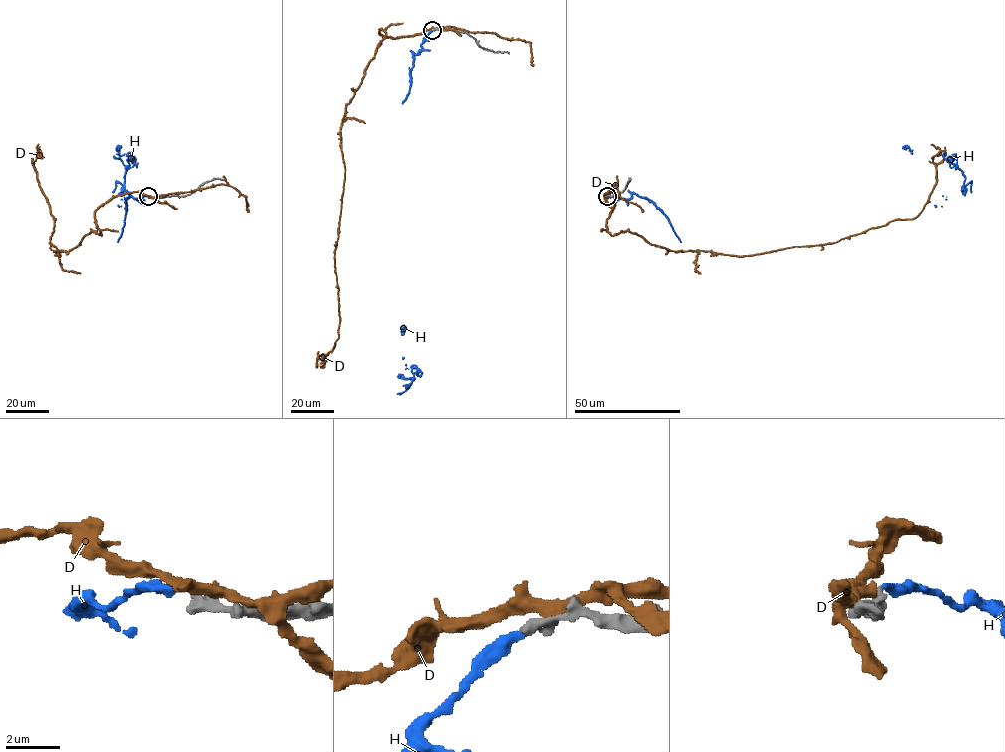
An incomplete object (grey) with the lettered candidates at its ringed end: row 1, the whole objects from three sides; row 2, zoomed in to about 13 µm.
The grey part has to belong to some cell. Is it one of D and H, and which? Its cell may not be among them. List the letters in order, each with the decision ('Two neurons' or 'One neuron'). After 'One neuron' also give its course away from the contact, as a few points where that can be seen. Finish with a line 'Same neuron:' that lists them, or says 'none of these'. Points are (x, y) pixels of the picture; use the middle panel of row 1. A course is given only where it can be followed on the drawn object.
D: Two neurons
H: One neuron. Its course: (432, 30), (413, 55), (411, 86), (403, 103), (403, 324), (416, 366), (409, 387), (403, 356)
Same neuron: H

